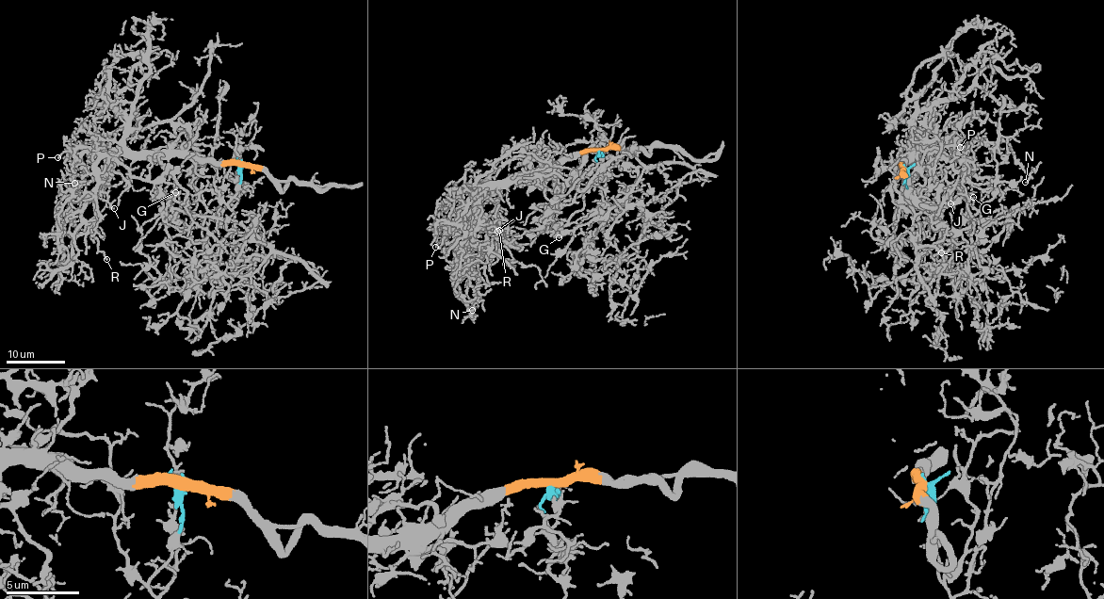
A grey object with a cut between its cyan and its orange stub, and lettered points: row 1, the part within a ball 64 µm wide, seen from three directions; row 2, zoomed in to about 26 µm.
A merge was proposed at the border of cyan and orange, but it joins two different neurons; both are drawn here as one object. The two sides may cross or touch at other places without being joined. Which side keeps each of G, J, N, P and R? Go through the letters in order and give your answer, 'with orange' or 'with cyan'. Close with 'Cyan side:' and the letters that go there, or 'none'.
G: with cyan
J: with orange
N: with orange
P: with orange
R: with orange
Cyan side: G

